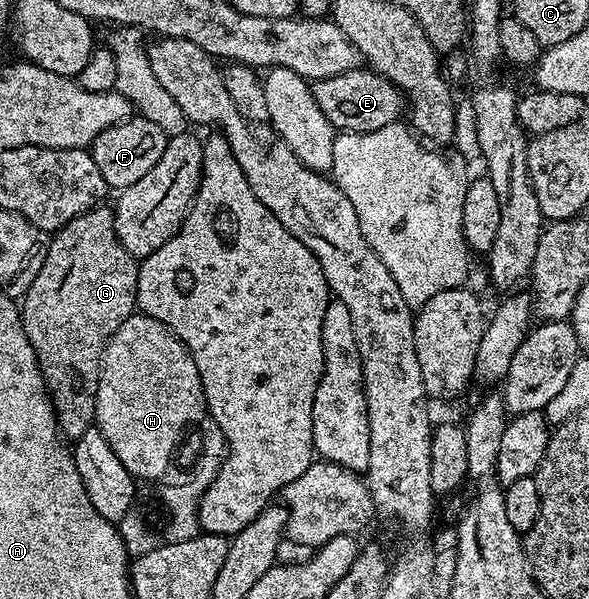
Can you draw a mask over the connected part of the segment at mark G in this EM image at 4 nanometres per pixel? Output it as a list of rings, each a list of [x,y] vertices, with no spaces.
[[[97,204],[55,231],[47,239],[42,268],[18,306],[52,402],[56,429],[68,440],[80,438],[95,423],[100,357],[122,320],[137,309],[138,262],[120,246],[113,226],[113,211]]]

